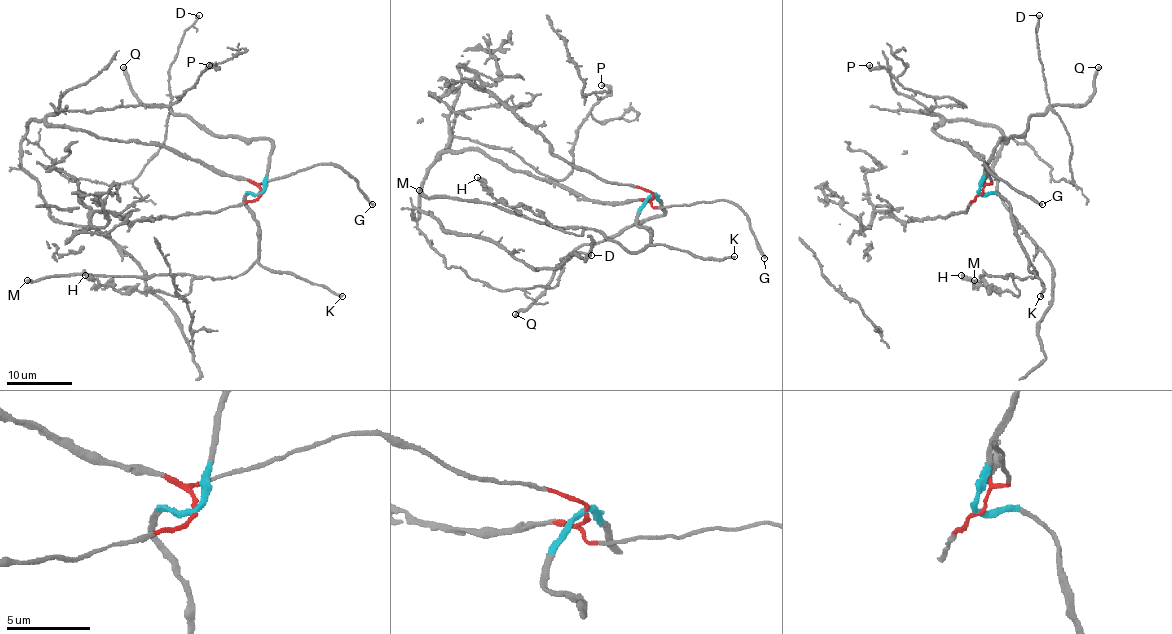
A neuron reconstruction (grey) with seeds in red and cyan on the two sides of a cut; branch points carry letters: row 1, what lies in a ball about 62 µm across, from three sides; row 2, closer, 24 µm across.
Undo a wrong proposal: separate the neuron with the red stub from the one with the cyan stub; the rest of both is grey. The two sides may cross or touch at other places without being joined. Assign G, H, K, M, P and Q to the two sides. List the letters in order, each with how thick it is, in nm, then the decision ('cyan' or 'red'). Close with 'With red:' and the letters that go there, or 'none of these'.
G: 240 nm | red
H: 480 nm | cyan
K: 240 nm | cyan
M: 300 nm | cyan
P: 160 nm | red
Q: 360 nm | cyan
With red: G, P

